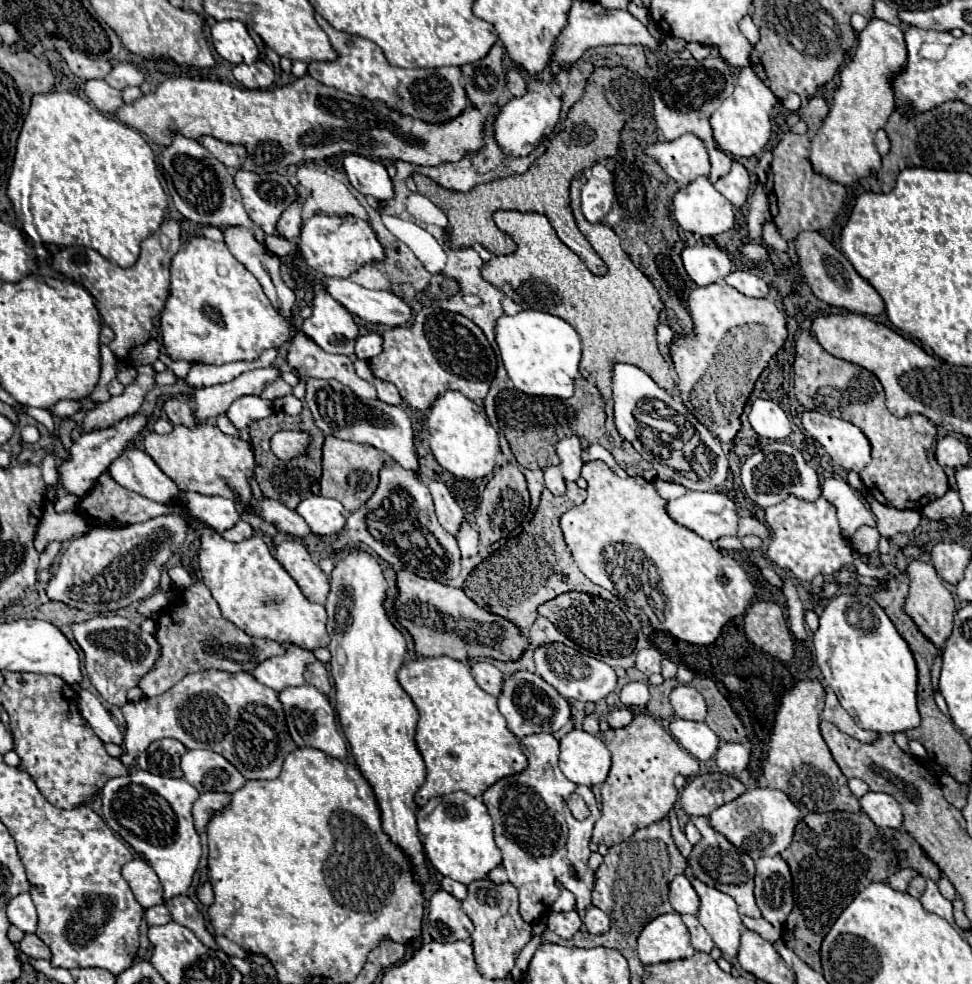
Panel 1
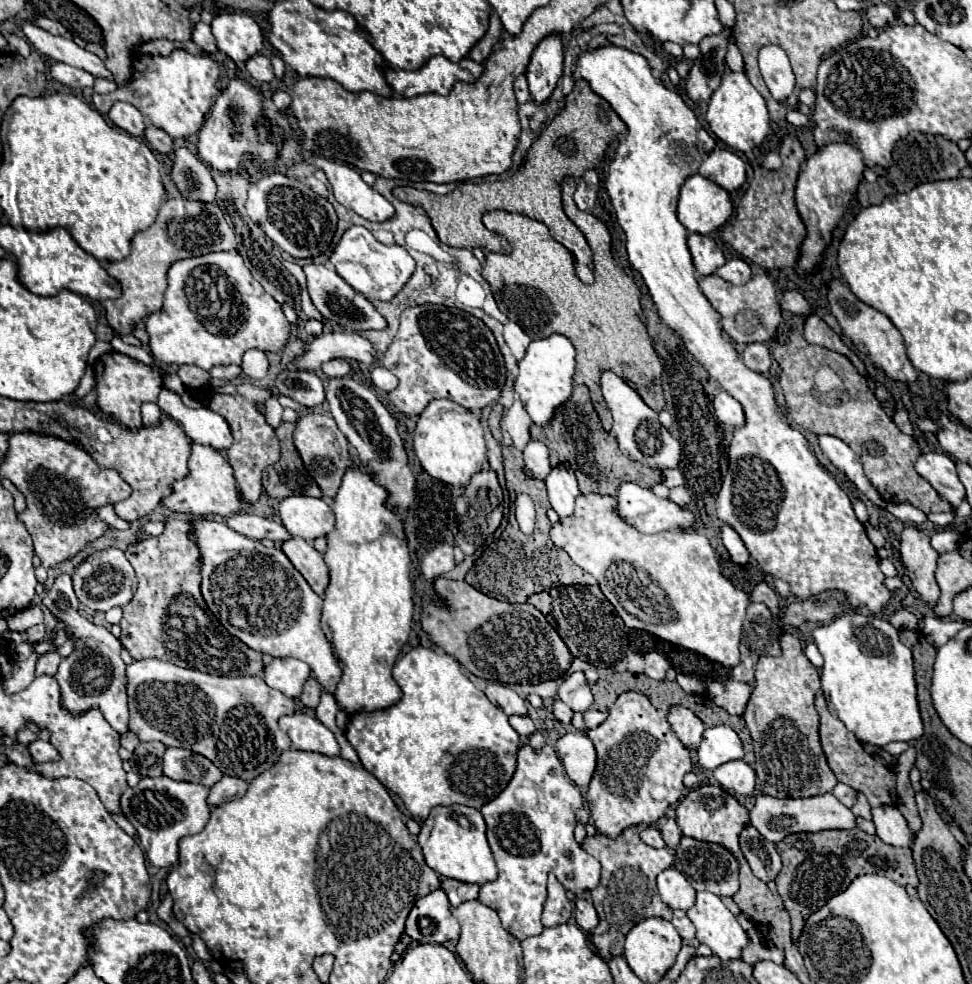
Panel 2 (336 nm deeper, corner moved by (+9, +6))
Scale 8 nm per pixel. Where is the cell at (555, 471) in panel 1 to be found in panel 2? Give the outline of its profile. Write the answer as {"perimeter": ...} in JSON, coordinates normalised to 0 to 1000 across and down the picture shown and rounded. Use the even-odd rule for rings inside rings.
{"perimeter":[[[546,447],[546,449],[542,451],[542,455],[538,457],[538,465],[540,465],[540,480],[542,480],[546,486],[559,488],[559,486],[567,480],[563,453],[561,453],[559,449]]]}

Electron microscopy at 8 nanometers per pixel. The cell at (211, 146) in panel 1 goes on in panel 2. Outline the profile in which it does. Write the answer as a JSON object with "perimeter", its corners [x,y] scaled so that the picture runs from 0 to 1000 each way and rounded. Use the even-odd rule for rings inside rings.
{"perimeter":[[[240,79],[229,91],[217,110],[217,116],[211,120],[211,126],[205,132],[203,157],[207,163],[217,167],[225,175],[238,175],[246,171],[248,161],[252,154],[262,159],[262,167],[271,167],[283,161],[285,146],[275,144],[275,130],[262,130],[264,120],[271,116],[271,98],[250,79]]]}

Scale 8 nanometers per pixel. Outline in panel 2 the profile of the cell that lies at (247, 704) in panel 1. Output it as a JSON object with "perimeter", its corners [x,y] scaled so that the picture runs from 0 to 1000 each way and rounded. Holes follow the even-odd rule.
{"perimeter":[[[143,671],[131,677],[131,707],[133,707],[133,742],[145,752],[164,752],[170,758],[184,758],[209,766],[229,787],[244,789],[258,795],[269,785],[277,783],[291,762],[299,758],[297,748],[287,740],[285,732],[291,726],[303,724],[303,713],[291,707],[287,701],[277,699],[271,689],[264,687],[217,687],[205,681],[184,679],[166,671]]]}

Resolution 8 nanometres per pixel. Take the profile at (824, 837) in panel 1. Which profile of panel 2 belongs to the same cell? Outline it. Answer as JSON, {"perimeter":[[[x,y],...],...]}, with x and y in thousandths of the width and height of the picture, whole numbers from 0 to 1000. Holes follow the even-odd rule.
{"perimeter":[[[884,841],[876,843],[847,843],[847,846],[822,846],[812,848],[803,856],[799,856],[799,866],[806,872],[806,884],[799,890],[799,904],[808,917],[808,923],[814,931],[814,953],[820,957],[824,951],[826,939],[834,927],[843,925],[855,911],[861,911],[871,902],[880,890],[886,888],[904,888],[913,890],[925,900],[943,900],[941,876],[937,870],[937,862],[921,862],[896,850]]]}

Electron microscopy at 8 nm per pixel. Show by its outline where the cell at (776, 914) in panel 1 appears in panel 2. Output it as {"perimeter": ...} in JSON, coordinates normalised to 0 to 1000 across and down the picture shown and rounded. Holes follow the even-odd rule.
{"perimeter":[[[775,839],[764,841],[760,850],[760,858],[775,888],[785,896],[797,896],[806,880],[803,870],[799,868],[797,860],[785,854],[785,850]]]}

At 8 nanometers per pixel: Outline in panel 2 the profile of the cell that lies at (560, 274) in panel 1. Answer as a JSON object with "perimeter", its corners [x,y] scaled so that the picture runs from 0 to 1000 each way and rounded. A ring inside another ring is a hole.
{"perimeter":[[[583,179],[579,185],[579,213],[585,220],[585,224],[602,238],[608,254],[610,254],[611,267],[611,287],[610,289],[600,289],[594,278],[592,277],[591,265],[588,265],[588,258],[573,244],[567,242],[565,234],[561,228],[546,224],[540,217],[526,217],[526,215],[501,215],[497,217],[497,228],[520,240],[524,244],[524,248],[528,250],[526,258],[515,259],[512,257],[499,258],[499,268],[495,274],[495,280],[503,287],[509,307],[513,311],[513,315],[528,327],[532,327],[540,339],[548,346],[552,343],[561,343],[565,339],[579,339],[583,341],[593,356],[593,373],[590,385],[593,390],[604,392],[608,396],[608,407],[610,413],[618,425],[618,431],[622,437],[629,437],[629,421],[627,415],[618,402],[616,396],[616,384],[620,376],[631,376],[633,380],[637,380],[641,386],[645,386],[649,392],[655,394],[655,398],[659,400],[659,404],[672,415],[672,417],[680,417],[684,415],[684,404],[682,404],[682,396],[678,390],[680,384],[680,366],[674,360],[672,352],[670,352],[670,343],[666,339],[666,333],[659,325],[659,311],[657,311],[657,303],[659,303],[659,295],[653,289],[653,285],[649,280],[643,278],[641,272],[637,272],[629,260],[629,238],[624,234],[624,230],[612,222],[606,215],[598,215],[592,205],[590,205],[590,197],[592,197],[592,183],[587,179]]]}

